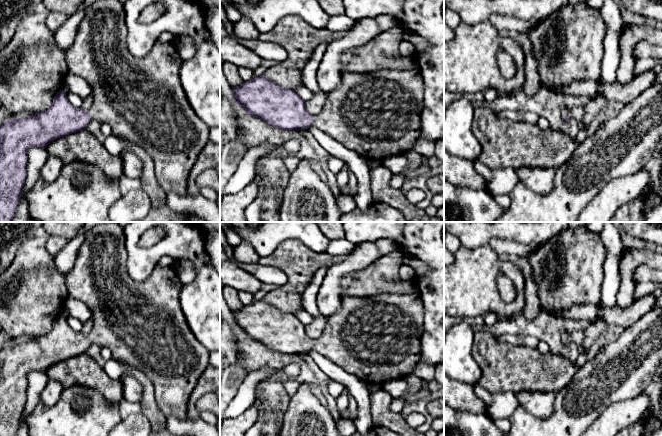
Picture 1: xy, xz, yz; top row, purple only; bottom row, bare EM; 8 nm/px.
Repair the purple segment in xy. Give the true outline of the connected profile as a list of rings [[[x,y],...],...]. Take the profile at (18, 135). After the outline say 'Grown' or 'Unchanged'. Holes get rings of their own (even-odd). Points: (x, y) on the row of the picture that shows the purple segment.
[[[119,0],[98,1],[86,8],[73,44],[65,52],[68,74],[82,77],[92,89],[93,103],[87,112],[68,101],[66,93],[58,91],[52,105],[45,111],[27,118],[13,118],[0,126],[0,222],[12,222],[19,205],[22,188],[26,181],[27,152],[33,147],[46,146],[61,137],[85,129],[91,119],[109,124],[111,134],[142,148],[153,160],[155,177],[166,194],[173,192],[187,195],[189,174],[200,152],[209,141],[209,127],[194,112],[179,77],[183,59],[178,53],[176,41],[156,41],[144,57],[132,55],[126,46],[127,26],[124,3]]]. Grown

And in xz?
[[[354,48],[341,54],[340,84],[326,93],[323,109],[315,116],[308,113],[305,101],[293,89],[279,86],[264,75],[233,87],[234,100],[246,110],[246,114],[281,130],[299,131],[314,125],[365,159],[383,162],[387,158],[405,154],[420,136],[421,111],[424,108],[424,81],[420,70],[350,72],[347,66],[353,57]]]. Grown

